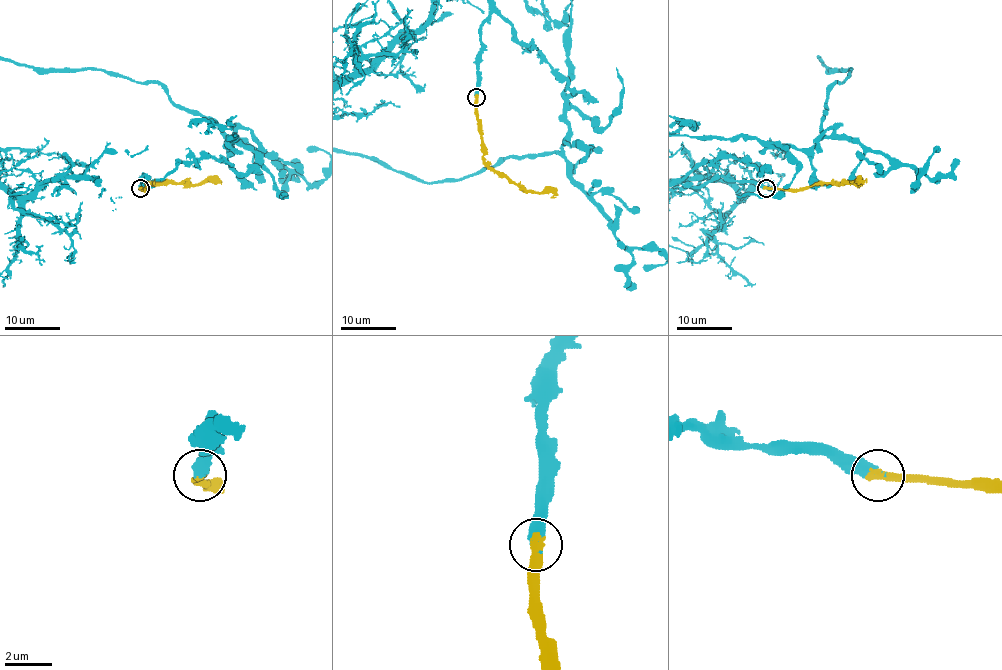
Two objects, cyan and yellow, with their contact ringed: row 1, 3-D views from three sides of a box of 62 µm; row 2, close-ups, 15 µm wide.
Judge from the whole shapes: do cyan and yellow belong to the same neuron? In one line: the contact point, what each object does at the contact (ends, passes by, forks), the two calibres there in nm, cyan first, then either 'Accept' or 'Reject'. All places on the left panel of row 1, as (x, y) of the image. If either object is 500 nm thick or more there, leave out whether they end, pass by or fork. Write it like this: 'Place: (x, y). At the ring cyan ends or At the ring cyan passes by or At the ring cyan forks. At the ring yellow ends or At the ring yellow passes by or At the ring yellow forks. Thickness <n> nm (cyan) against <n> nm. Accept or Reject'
Place: (140, 188). Thickness 500 nm (cyan) against 400 nm. Accept

